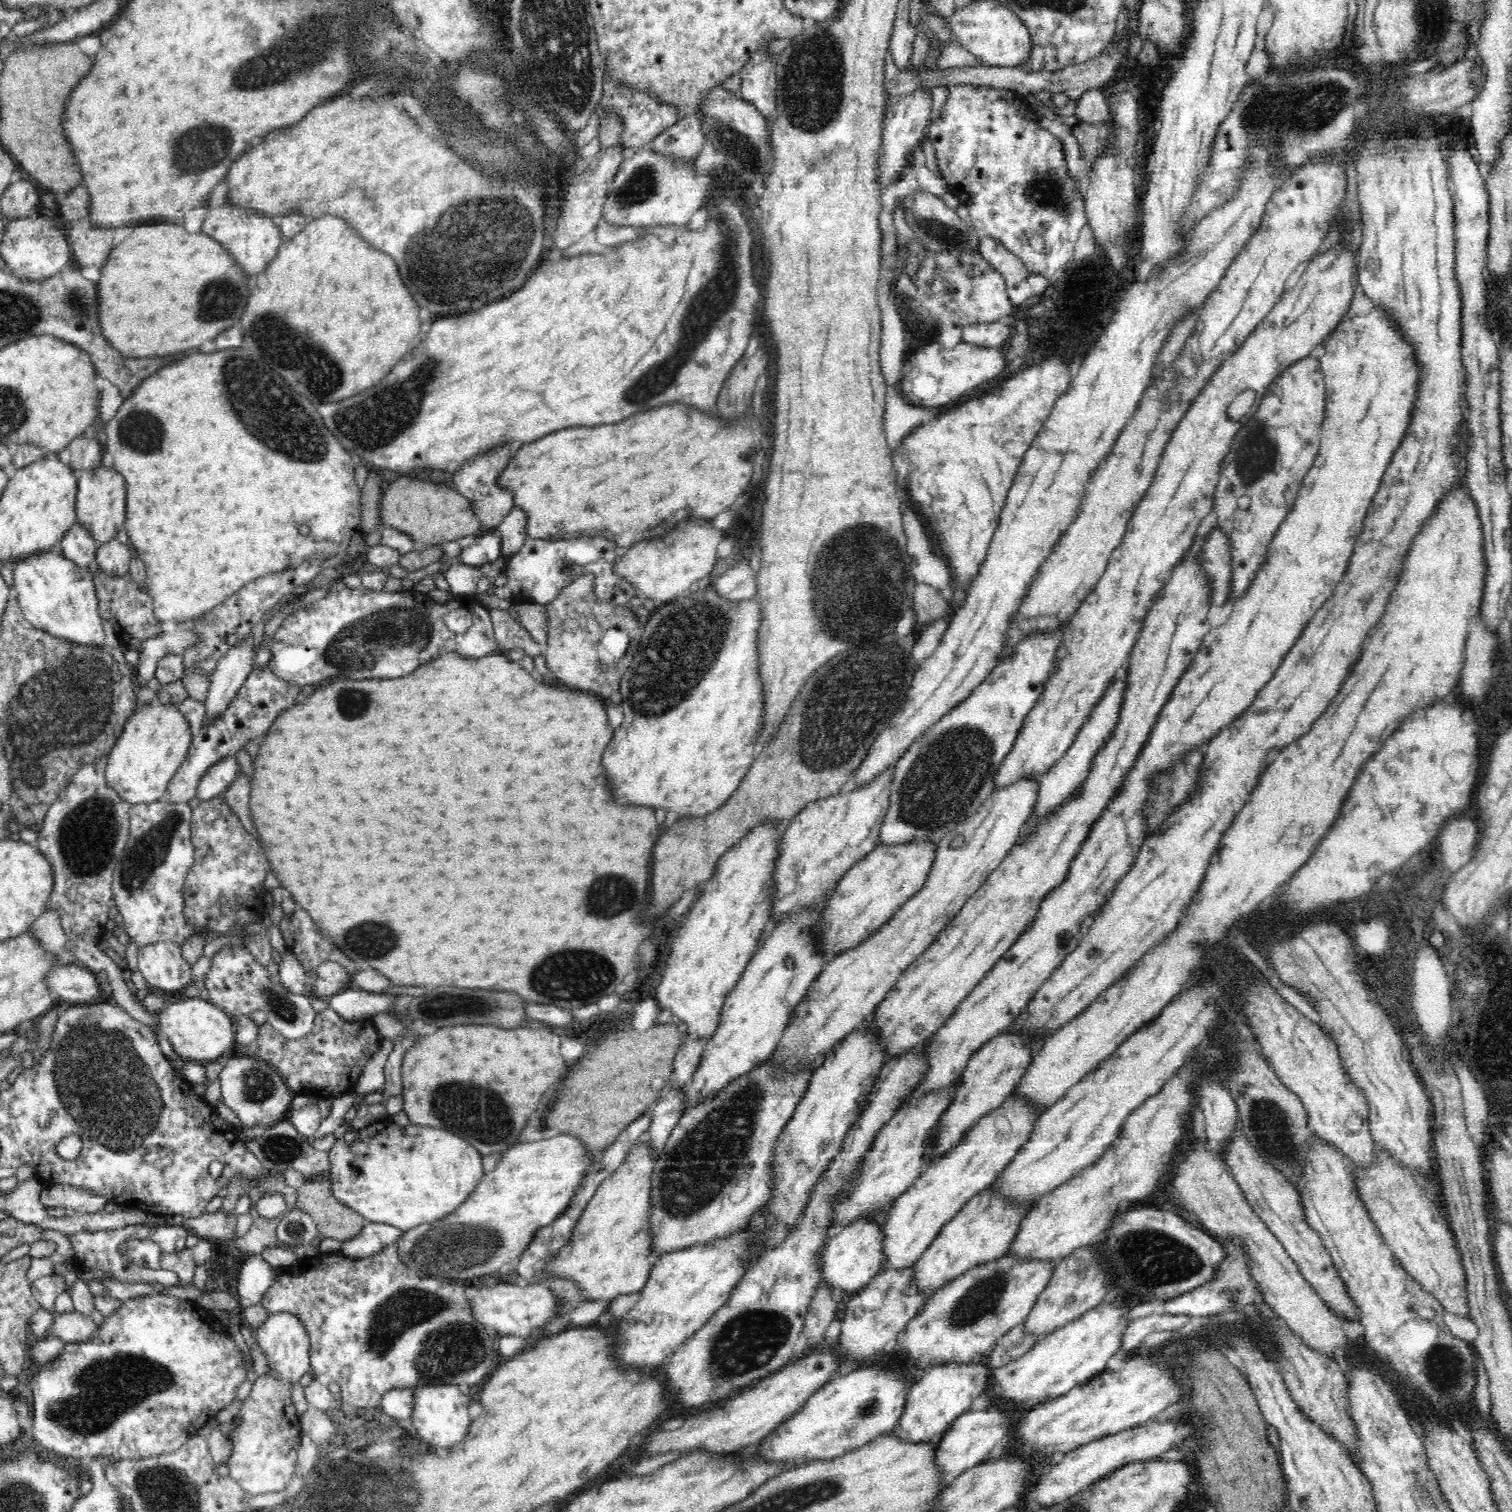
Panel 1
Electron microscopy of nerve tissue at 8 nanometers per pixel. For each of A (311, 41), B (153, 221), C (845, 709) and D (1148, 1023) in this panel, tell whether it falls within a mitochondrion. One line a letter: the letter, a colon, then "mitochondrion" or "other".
A: mitochondrion
B: other
C: mitochondrion
D: other

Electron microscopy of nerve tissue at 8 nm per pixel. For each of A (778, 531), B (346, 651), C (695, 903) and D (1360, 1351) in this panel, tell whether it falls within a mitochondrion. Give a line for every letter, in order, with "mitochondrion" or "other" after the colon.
A: other
B: mitochondrion
C: other
D: other

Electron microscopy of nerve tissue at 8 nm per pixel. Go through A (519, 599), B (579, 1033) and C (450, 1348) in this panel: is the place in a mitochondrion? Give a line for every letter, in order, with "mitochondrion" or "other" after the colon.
A: other
B: other
C: mitochondrion

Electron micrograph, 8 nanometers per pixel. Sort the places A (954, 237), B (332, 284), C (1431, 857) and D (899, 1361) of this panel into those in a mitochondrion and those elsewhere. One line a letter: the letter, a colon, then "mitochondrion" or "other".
A: mitochondrion
B: other
C: other
D: other

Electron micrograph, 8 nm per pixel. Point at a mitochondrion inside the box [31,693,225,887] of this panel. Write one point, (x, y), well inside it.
(86, 838)

